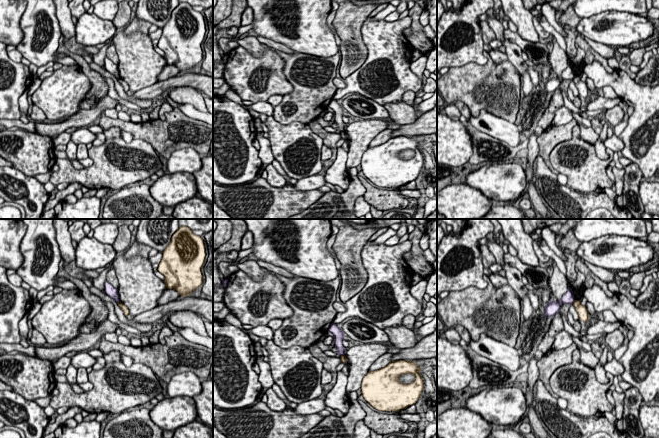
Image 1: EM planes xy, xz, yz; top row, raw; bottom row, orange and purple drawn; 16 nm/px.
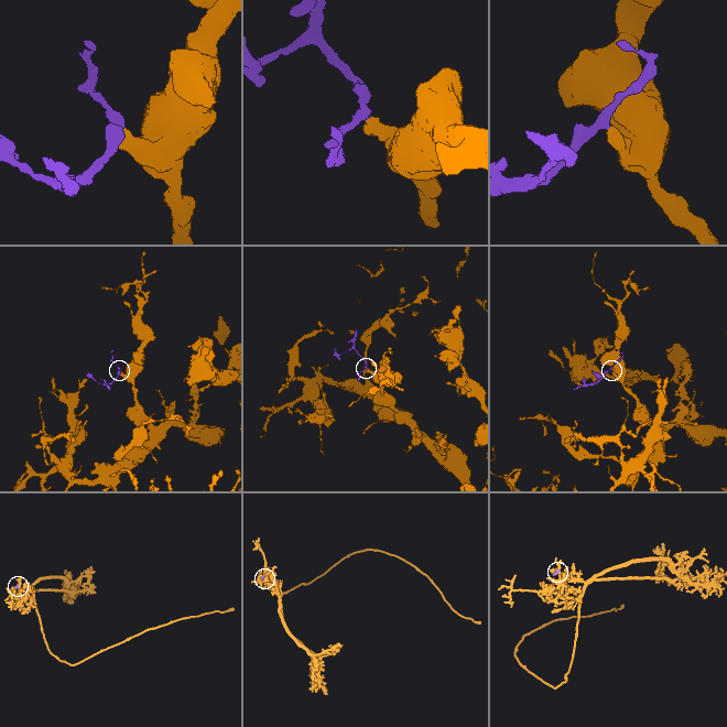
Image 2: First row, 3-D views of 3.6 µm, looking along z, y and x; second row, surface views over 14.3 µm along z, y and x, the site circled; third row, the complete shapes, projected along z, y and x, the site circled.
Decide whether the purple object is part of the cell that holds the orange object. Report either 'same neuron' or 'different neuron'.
different neuron

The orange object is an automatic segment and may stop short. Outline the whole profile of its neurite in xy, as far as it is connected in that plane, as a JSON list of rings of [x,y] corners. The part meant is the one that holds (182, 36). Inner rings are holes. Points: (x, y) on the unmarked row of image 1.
[[[179,2],[162,29],[157,46],[165,53],[166,64],[176,66],[182,73],[190,72],[203,59],[201,44],[206,27],[202,13]]]

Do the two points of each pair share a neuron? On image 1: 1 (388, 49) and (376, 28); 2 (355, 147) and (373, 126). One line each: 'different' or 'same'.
1: same
2: same

